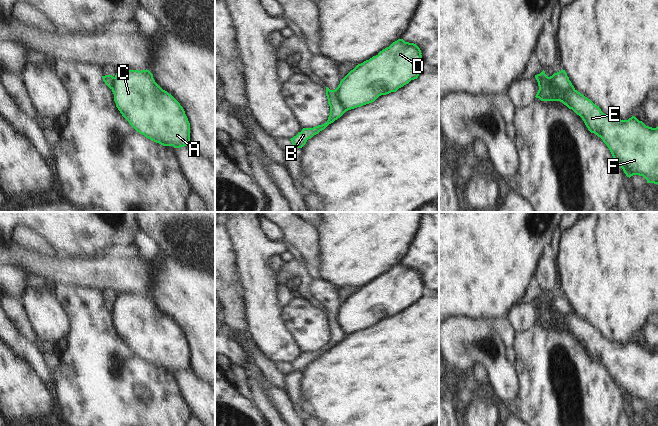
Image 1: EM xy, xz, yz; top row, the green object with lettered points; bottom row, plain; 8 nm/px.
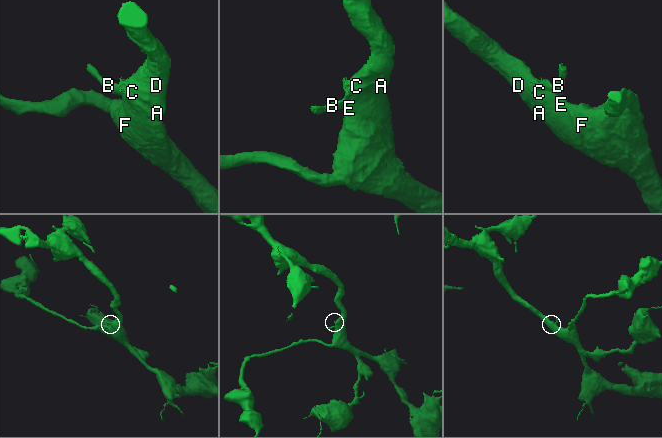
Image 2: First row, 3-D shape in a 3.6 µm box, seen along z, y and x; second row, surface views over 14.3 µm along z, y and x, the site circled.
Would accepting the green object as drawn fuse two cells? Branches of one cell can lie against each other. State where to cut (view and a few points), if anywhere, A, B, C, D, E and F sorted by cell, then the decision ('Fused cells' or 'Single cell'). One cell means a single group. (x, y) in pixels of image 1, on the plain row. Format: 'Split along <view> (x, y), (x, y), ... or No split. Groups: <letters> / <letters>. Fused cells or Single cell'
Split along yz (548, 301), (554, 309), (561, 313), (574, 314). Groups: A C D E F / B. Fused cells

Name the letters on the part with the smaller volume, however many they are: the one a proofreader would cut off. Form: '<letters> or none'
B

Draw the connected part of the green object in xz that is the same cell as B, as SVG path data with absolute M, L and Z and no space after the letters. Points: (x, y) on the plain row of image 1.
M326 311L326 320L330 330L330 339L327 346L313 352L303 352L301 356L298 356L296 360L290 363L294 372L302 372L308 363L324 354L329 348L333 347L346 336L338 322L338 311L335 314L330 314Z

